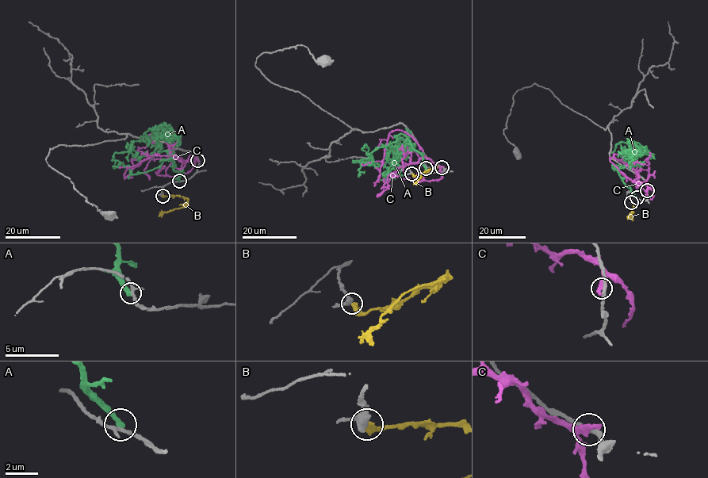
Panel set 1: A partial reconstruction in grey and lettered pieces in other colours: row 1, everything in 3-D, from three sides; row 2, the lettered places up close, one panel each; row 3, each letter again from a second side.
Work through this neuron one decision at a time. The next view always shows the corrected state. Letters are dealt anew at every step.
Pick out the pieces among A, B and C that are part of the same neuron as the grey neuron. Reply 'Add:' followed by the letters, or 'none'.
Add: none

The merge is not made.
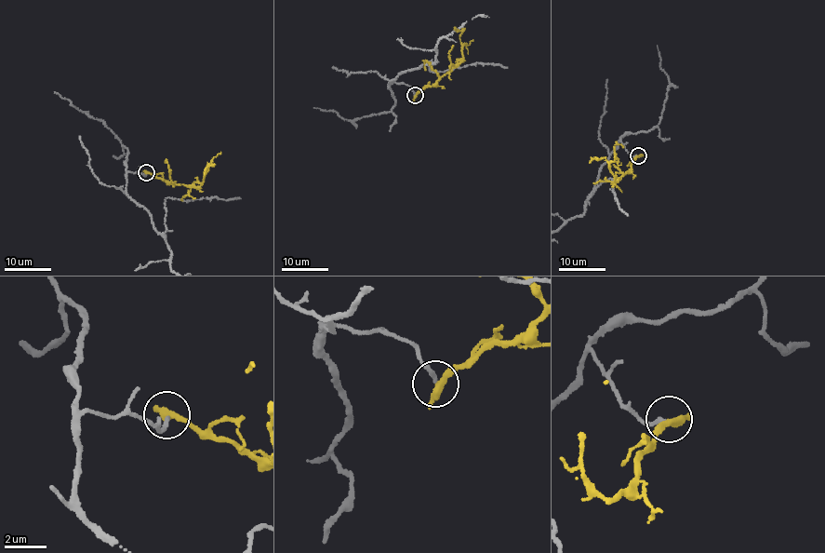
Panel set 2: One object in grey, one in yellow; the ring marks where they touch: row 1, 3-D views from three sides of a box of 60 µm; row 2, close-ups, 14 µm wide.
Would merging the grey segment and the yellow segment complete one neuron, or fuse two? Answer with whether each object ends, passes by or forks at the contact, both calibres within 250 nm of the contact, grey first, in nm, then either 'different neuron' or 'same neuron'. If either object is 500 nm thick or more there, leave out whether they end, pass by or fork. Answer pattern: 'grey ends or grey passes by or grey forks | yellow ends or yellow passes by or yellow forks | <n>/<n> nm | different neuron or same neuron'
grey ends | yellow ends | 170/440 nm | different neuron

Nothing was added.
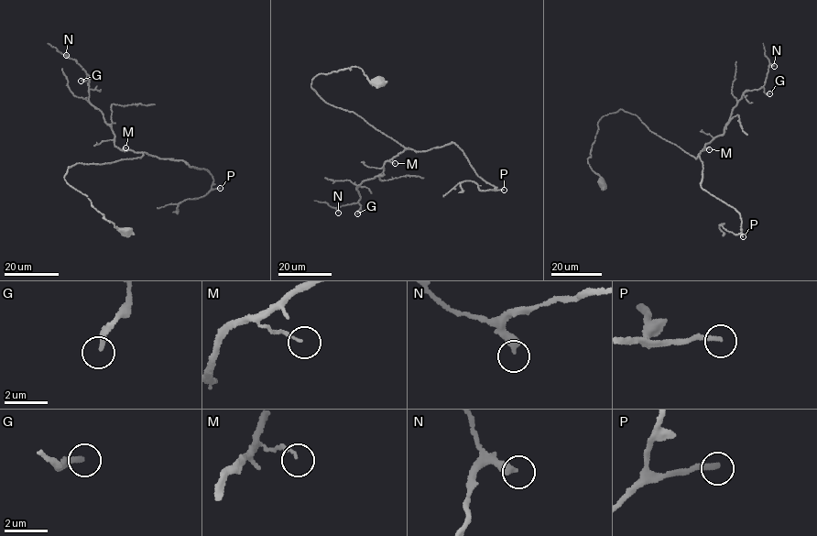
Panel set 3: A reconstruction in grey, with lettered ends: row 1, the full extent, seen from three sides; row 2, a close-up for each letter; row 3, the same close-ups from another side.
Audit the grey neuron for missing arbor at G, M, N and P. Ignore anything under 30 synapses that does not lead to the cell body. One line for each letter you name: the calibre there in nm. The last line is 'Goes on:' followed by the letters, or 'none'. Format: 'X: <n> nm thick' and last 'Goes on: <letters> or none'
P: 200 nm thick
Goes on: P

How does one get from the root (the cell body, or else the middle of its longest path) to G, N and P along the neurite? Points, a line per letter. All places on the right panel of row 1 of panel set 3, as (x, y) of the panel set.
G: (603, 184), (587, 160), (604, 115), (637, 115), (696, 158), (723, 135), (744, 92), (769, 93)
N: (603, 184), (587, 160), (604, 115), (637, 115), (696, 158), (774, 66)
P: (603, 184), (587, 160), (599, 121), (623, 109), (659, 136), (699, 156), (701, 187), (739, 213), (743, 236)

